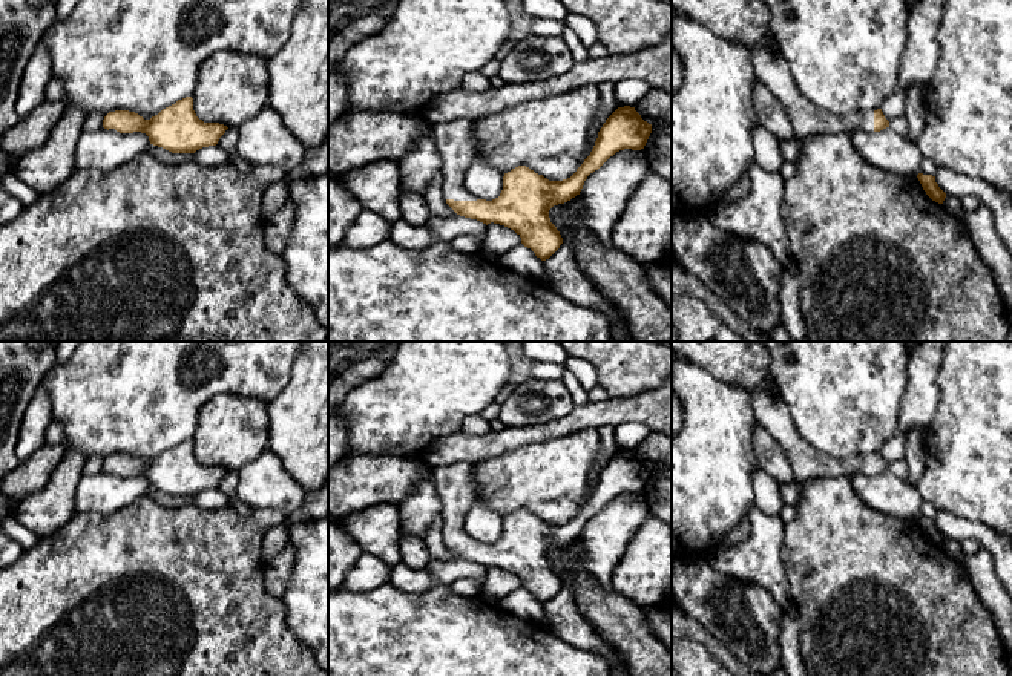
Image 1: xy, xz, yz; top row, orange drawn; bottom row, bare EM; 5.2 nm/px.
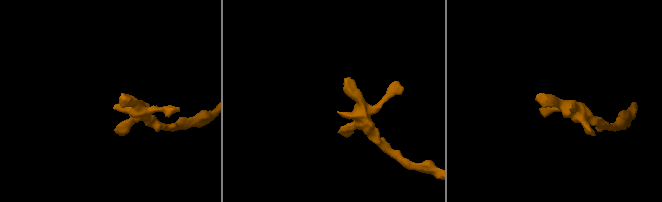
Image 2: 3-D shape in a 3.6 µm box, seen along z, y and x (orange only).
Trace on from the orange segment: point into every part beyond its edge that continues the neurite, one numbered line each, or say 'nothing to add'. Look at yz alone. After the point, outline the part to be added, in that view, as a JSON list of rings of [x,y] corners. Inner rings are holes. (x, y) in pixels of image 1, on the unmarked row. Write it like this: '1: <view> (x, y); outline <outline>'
1: yz (807, 463); outline [[[767,389],[750,391],[750,395],[756,422],[767,428],[782,446],[797,481],[831,477],[851,478],[856,474],[874,475],[874,455],[837,460],[822,454],[799,435],[784,400],[774,399]]]

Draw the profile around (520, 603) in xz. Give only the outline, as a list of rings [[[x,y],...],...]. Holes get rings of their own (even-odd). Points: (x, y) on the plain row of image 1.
[[[523,587],[500,599],[498,605],[515,618],[537,624],[544,615],[544,604],[537,601],[535,596]]]

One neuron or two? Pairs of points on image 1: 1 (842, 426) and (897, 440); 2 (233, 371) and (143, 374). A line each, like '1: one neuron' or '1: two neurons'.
1: two neurons
2: one neuron

